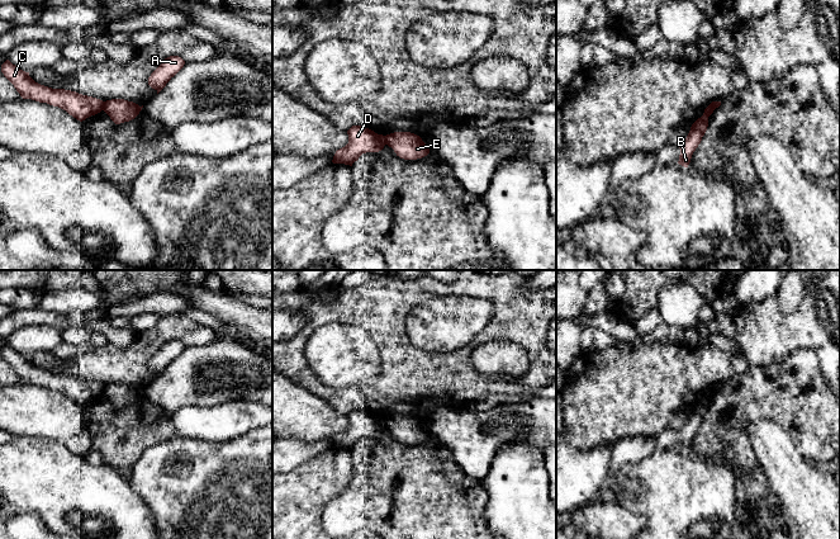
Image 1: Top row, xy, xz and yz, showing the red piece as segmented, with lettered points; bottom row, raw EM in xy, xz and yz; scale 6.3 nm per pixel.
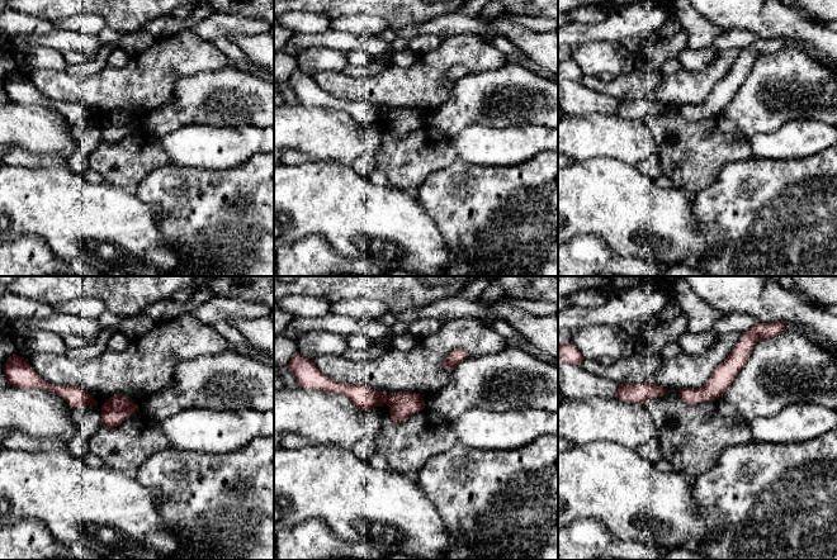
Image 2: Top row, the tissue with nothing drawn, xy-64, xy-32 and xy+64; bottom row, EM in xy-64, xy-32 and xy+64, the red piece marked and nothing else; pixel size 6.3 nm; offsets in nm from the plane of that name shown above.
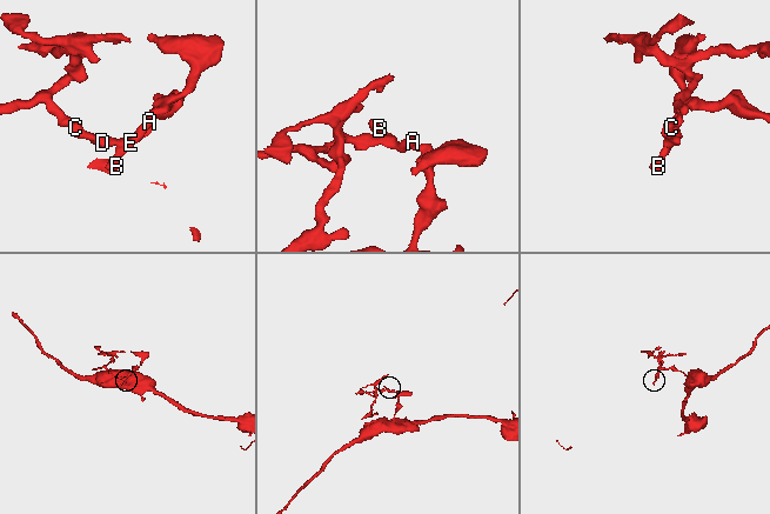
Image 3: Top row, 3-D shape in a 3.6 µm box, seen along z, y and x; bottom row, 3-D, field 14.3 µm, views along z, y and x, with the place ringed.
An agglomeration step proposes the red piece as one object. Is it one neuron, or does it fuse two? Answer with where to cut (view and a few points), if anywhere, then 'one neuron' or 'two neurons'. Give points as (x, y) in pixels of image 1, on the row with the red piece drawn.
cut xy (104, 102), (101, 109); two neurons

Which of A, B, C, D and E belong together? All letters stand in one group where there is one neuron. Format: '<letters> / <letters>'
A B E / C D

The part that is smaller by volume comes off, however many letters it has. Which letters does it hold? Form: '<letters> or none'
C, D

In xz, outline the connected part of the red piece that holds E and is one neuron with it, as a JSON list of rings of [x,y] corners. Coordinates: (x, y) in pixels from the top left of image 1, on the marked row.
[[[394,132],[385,136],[386,145],[394,150],[397,156],[404,160],[417,160],[427,156],[430,148],[422,138],[410,132]]]

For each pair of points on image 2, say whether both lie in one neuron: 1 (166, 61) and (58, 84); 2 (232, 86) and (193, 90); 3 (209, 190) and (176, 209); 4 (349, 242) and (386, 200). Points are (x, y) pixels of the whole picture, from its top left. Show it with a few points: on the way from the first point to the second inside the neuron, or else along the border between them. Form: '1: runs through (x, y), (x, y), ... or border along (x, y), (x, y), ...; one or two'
1: runs through (140, 86), (85, 88); one
2: runs through (222, 90), (203, 90); one
3: runs through (202, 198), (190, 209), (184, 209); one
4: runs through (359, 232), (381, 210); one

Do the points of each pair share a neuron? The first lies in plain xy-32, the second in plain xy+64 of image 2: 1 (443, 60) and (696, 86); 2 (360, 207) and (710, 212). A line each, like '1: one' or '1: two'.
1: one
2: two

